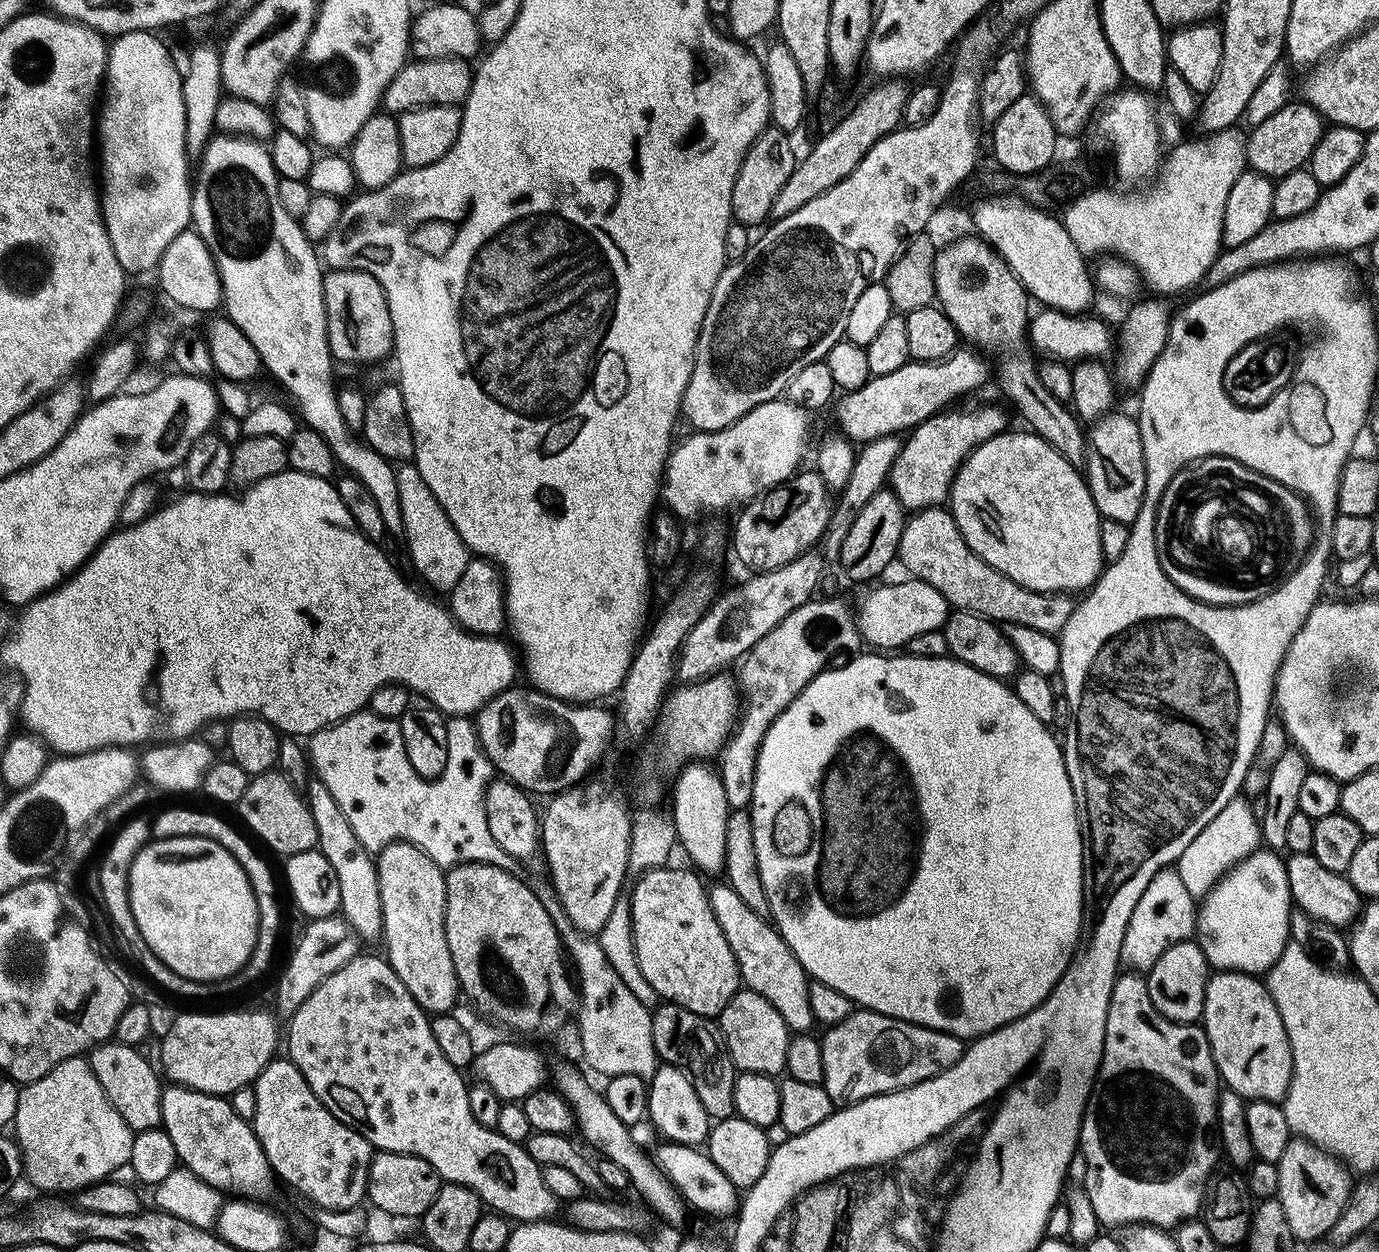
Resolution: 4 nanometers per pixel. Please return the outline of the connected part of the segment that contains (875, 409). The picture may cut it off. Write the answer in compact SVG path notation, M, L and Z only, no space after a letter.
M960 346L944 360L912 360L891 374L871 375L856 391L849 391L842 396L844 398L840 404L839 431L852 442L863 446L871 440L880 439L883 436L895 436L902 434L904 430L906 432L917 428L923 420L928 420L936 413L955 405L959 401L956 400L959 396L970 395L975 388L982 387L987 380L990 380L990 364L983 359L987 360L979 351L968 346Z

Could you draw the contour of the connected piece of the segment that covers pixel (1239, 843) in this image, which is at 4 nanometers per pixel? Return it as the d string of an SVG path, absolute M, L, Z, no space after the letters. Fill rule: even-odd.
M1237 798L1226 802L1226 806L1222 806L1222 810L1218 810L1218 814L1214 814L1214 818L1202 826L1202 834L1198 834L1198 838L1194 838L1194 842L1182 850L1174 867L1192 897L1203 898L1228 869L1245 860L1251 852L1257 851L1261 844L1260 822L1254 818L1251 803L1247 799Z

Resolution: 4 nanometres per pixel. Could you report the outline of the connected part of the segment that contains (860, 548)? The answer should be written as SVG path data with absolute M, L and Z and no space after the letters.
M883 487L862 507L861 513L854 520L854 526L850 527L850 534L842 543L839 567L844 567L845 574L852 580L875 581L880 578L875 576L882 575L888 563L897 559L905 519L906 510L896 493L891 487Z

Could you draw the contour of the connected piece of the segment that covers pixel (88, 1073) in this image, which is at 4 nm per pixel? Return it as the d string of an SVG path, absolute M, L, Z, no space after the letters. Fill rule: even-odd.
M71 1056L54 1066L33 1084L25 1084L19 1089L17 1112L14 1119L16 1134L14 1140L23 1156L23 1175L44 1194L69 1194L91 1184L98 1184L111 1177L118 1166L128 1163L130 1146L134 1135L130 1126L122 1122L122 1114L106 1098L98 1078L94 1078L87 1059Z

